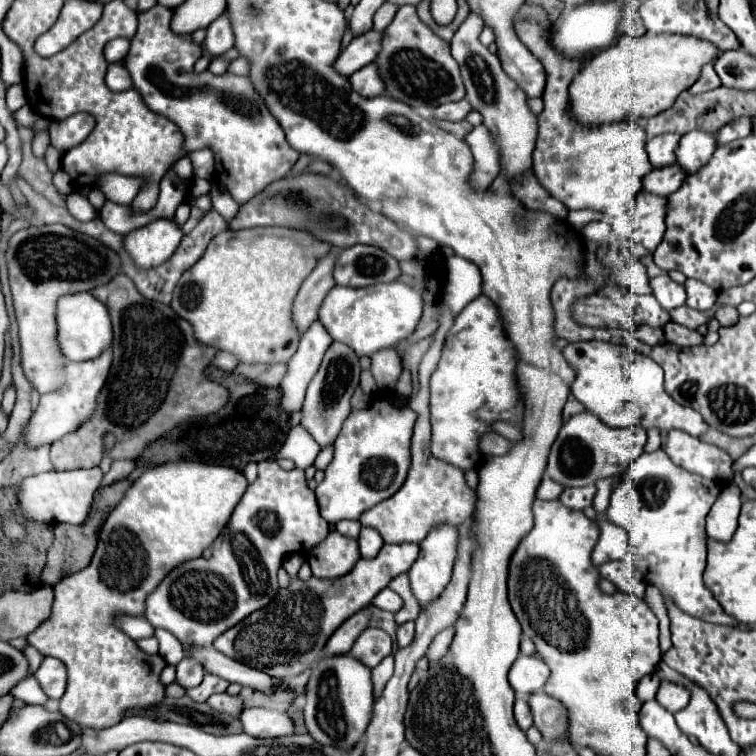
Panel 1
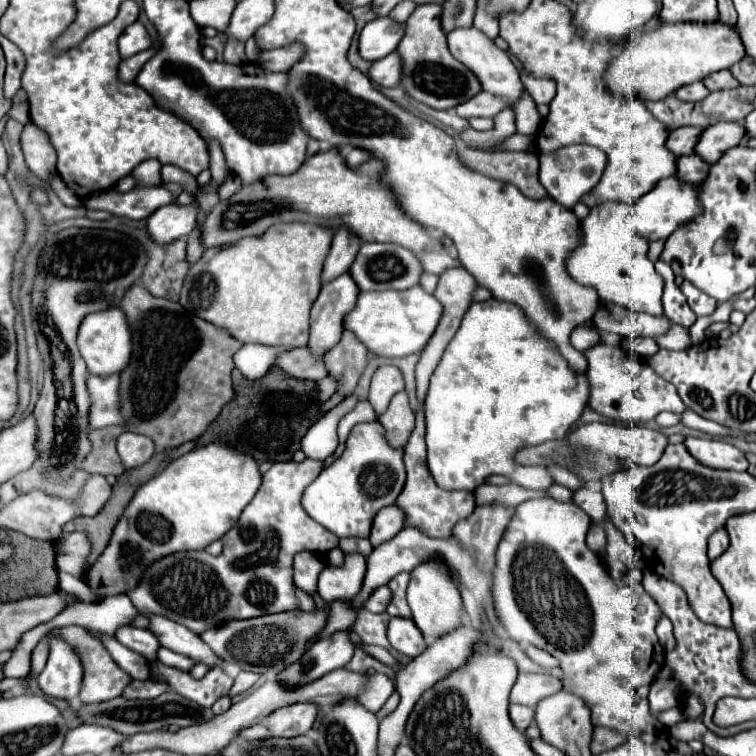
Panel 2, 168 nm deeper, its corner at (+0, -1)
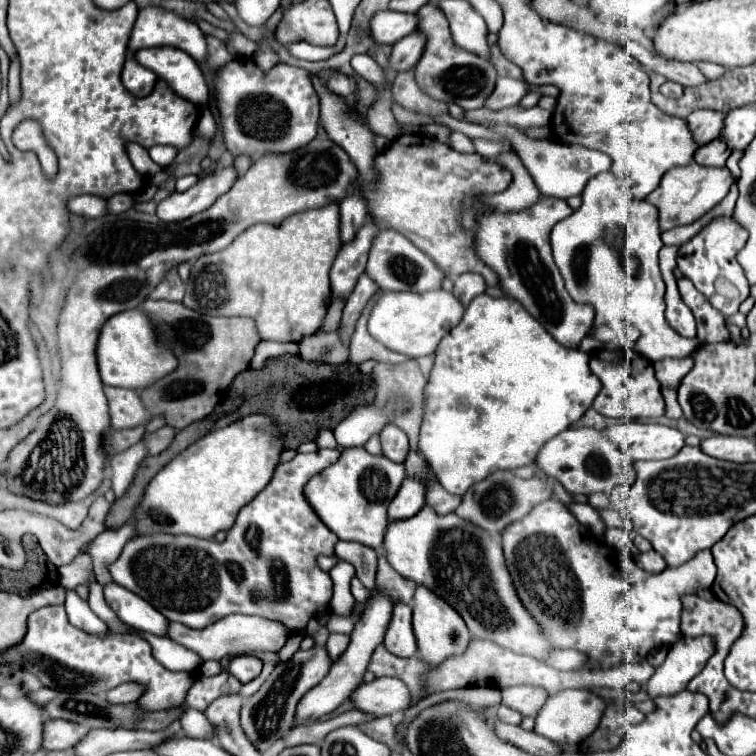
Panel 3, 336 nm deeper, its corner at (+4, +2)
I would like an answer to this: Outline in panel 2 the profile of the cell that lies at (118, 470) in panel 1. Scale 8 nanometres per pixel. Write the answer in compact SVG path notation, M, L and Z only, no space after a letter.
M125 432L117 438L117 452L125 470L131 470L151 460L151 456L155 454L155 444L147 436Z

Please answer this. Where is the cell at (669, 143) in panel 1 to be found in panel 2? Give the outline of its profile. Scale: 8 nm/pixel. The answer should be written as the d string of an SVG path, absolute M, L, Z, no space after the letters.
M677 128L677 130L671 130L669 136L667 136L667 150L673 152L675 156L683 156L683 154L693 154L693 146L699 138L699 134L703 132L703 128Z

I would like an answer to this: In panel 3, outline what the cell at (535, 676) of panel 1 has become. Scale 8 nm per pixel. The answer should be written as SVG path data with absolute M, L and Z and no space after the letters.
M527 685L501 689L501 693L503 693L503 703L519 711L523 717L535 717L543 707L543 703L547 701L547 693L543 689L533 689Z

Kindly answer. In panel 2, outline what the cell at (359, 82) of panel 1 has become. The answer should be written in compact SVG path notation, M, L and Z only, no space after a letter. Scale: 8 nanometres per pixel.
M391 52L389 56L377 60L371 64L367 72L369 80L381 88L395 88L401 82L401 58L397 52Z

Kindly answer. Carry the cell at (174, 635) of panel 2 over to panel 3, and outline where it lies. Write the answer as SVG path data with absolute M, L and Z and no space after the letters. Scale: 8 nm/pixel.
M107 583L103 587L105 601L111 607L111 611L129 627L147 631L153 635L165 635L165 623L167 619L145 599L135 595L133 591L117 585L117 583Z

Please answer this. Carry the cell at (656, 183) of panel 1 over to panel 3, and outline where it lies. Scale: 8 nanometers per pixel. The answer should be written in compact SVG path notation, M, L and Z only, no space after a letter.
M717 137L715 141L699 147L699 151L695 153L695 161L707 167L725 167L729 155L731 155L731 147L725 143L723 137Z

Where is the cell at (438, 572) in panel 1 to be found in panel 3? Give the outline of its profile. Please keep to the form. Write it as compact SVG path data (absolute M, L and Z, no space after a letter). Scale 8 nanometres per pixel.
M417 585L415 597L413 597L413 631L417 639L417 653L421 661L429 665L441 665L445 659L453 655L463 655L467 651L469 641L473 639L465 621L461 615L449 607L449 603L441 601L435 593L429 593L429 589Z

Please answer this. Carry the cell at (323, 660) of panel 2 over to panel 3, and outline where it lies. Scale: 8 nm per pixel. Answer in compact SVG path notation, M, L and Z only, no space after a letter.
M315 645L309 651L297 651L291 661L279 663L275 667L275 671L269 675L269 679L261 685L261 689L255 695L245 699L245 703L241 707L241 727L247 735L247 739L259 751L265 751L269 745L283 739L287 735L287 731L291 731L295 727L297 703L309 689L313 689L327 675L331 663L333 661L329 659L325 647Z

